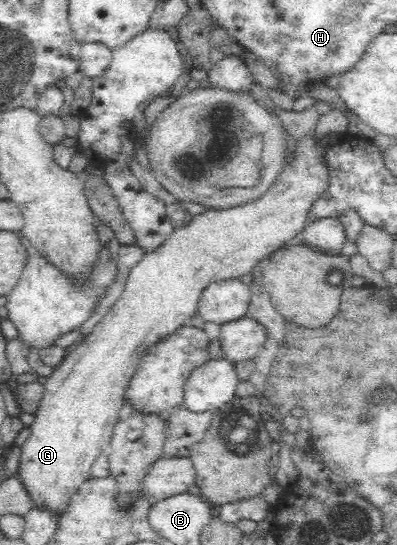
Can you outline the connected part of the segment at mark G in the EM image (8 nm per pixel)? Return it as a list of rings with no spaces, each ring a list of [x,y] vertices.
[[[343,132],[319,136],[305,133],[303,137],[293,137],[288,133],[288,151],[282,172],[261,197],[227,209],[208,208],[204,213],[194,215],[185,227],[175,227],[157,250],[144,253],[143,258],[130,269],[125,291],[93,331],[53,369],[44,384],[44,395],[29,426],[31,434],[21,446],[16,471],[36,507],[62,512],[78,487],[91,478],[92,465],[97,456],[108,449],[120,409],[126,401],[125,391],[147,348],[177,332],[184,321],[198,314],[197,303],[201,293],[211,283],[238,279],[253,272],[265,256],[281,248],[288,239],[301,235],[307,226],[312,205],[329,187],[327,153],[341,139]]]

